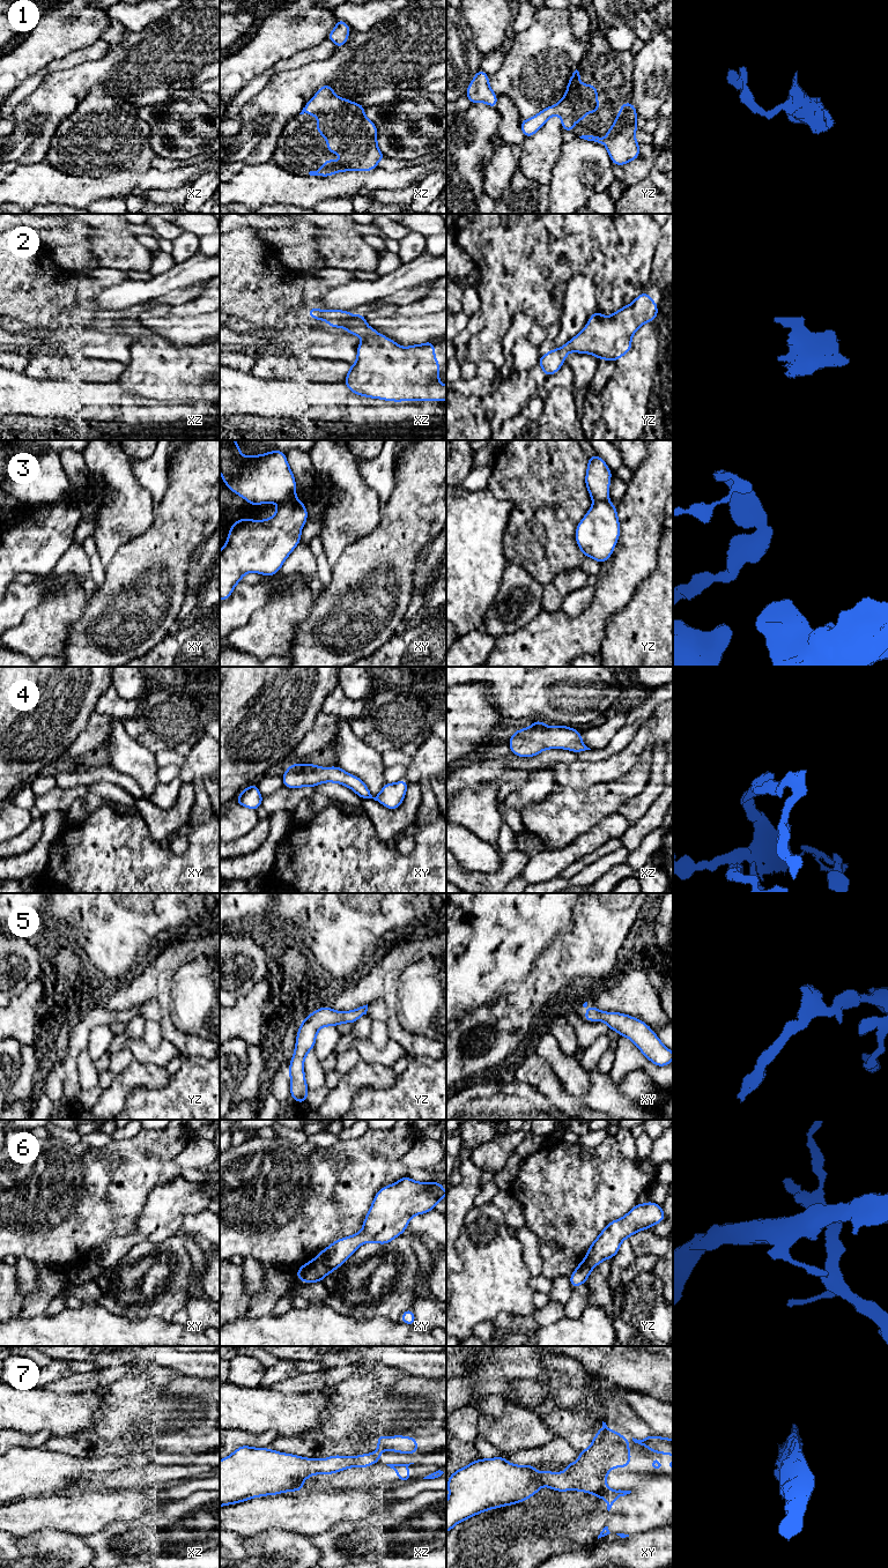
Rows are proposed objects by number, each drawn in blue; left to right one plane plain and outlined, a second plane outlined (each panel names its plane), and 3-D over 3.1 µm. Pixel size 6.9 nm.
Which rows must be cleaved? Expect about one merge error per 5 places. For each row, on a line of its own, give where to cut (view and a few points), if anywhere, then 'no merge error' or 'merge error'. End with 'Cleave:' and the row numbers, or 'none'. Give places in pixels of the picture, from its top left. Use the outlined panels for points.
1: no cut | no merge error
2: no cut | no merge error
3: xy (294, 497), (279, 504) | merge error
4: no cut | no merge error
5: no cut | no merge error
6: xy (316, 1257), (334, 1269) | merge error
7: no cut | no merge error
Cleave: 3, 6

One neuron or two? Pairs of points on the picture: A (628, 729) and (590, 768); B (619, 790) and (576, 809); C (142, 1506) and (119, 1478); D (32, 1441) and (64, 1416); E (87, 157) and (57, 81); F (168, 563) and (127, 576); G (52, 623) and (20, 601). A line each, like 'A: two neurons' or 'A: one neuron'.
A: two neurons
B: one neuron
C: two neurons
D: two neurons
E: two neurons
F: one neuron
G: two neurons

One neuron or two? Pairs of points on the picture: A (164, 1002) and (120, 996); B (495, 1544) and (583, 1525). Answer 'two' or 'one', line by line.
A: one
B: two

